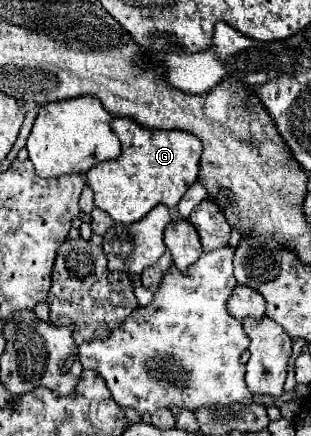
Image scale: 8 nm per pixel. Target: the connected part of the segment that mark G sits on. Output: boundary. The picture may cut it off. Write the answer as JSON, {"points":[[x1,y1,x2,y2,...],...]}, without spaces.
{"points":[[116,117,112,131,122,141,122,155,116,161,98,163,86,173,94,191,94,205,124,225,140,221,160,203,174,209,186,189,198,179,202,155,200,139,184,131,148,129,128,117]]}

